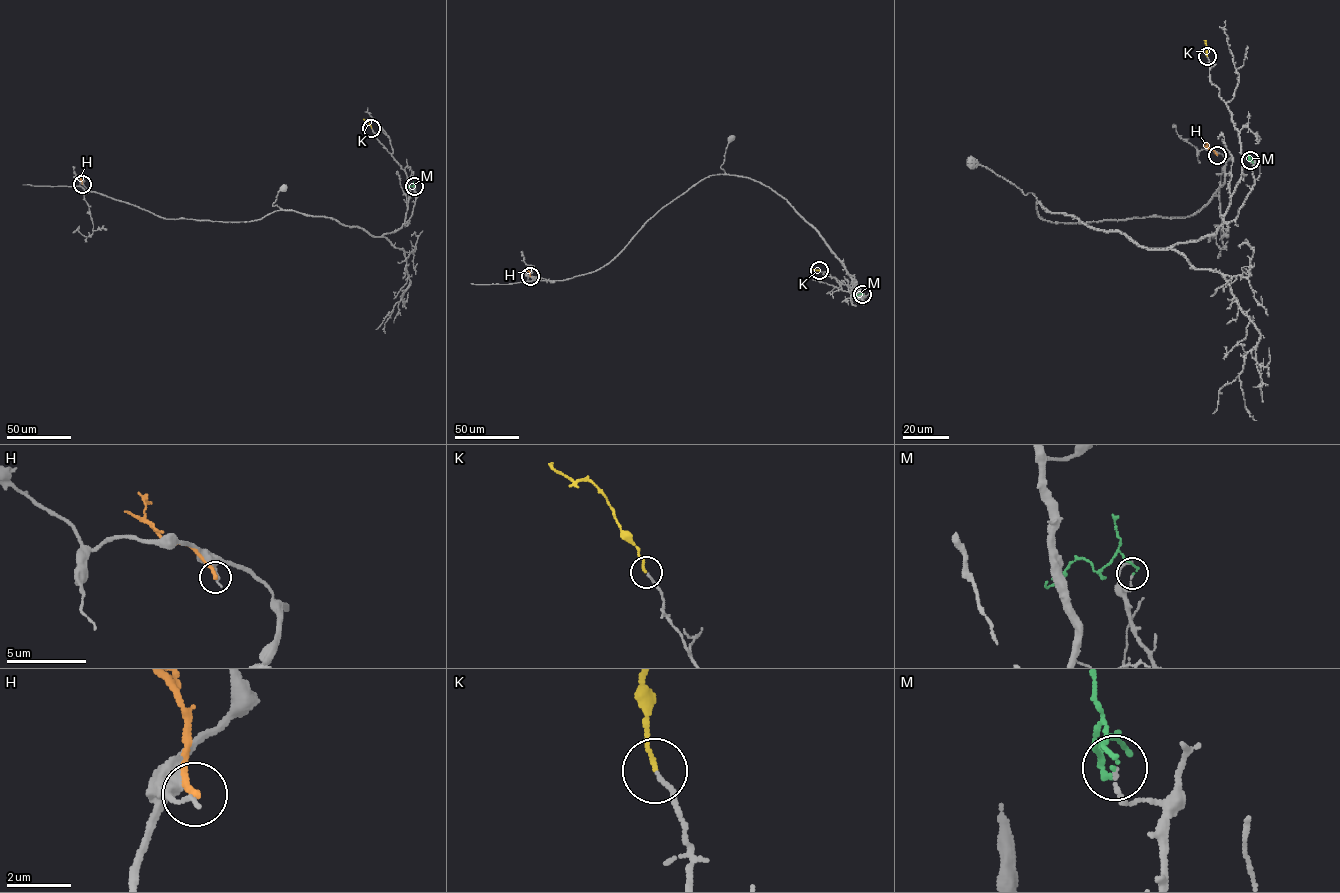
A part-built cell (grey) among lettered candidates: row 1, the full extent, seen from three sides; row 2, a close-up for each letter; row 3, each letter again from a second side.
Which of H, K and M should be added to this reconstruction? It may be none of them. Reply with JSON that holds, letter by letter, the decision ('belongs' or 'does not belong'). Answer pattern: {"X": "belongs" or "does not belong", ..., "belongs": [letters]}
{"H": "does not belong", "K": "belongs", "M": "does not belong", "belongs": ["K"]}

